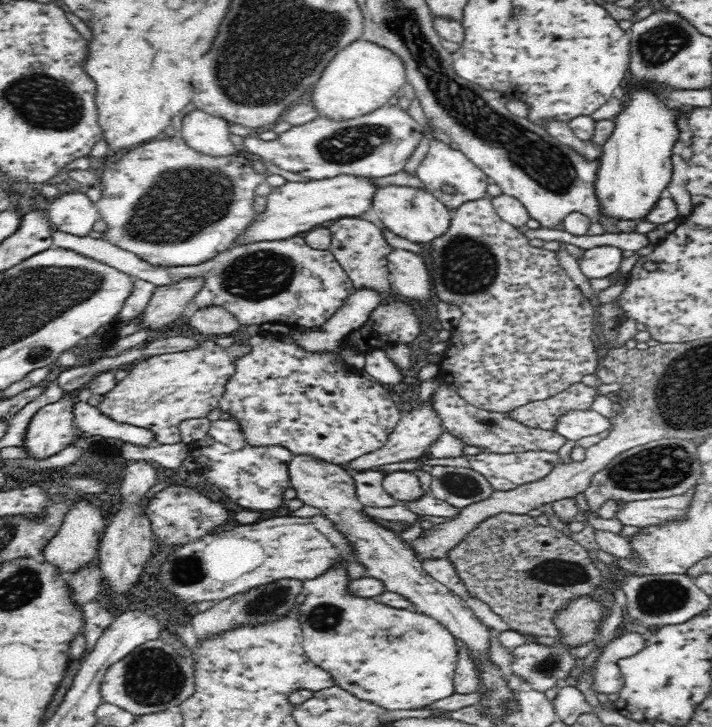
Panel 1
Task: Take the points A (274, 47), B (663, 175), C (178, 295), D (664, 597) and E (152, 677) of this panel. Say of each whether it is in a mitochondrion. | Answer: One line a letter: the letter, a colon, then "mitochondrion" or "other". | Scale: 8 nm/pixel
A: mitochondrion
B: other
C: other
D: mitochondrion
E: mitochondrion

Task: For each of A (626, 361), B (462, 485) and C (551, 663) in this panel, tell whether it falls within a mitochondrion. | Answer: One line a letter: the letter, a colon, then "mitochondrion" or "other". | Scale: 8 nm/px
A: other
B: mitochondrion
C: mitochondrion

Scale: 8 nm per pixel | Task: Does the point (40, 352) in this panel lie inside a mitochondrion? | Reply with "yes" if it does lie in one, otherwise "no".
yes

